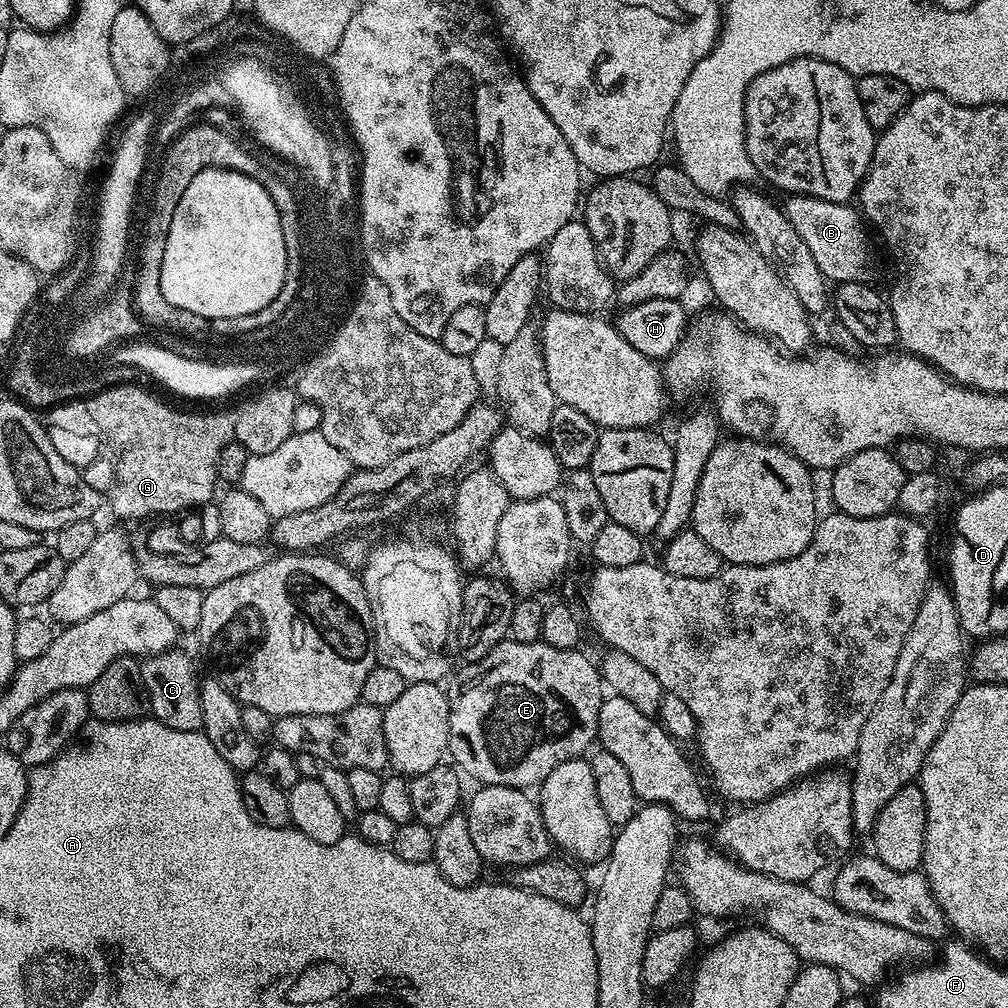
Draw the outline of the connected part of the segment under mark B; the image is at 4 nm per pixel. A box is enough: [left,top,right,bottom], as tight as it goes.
[782,195,872,285]

